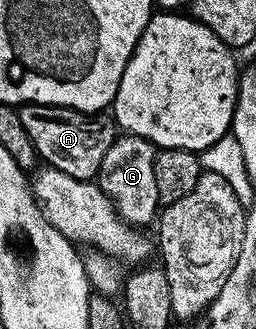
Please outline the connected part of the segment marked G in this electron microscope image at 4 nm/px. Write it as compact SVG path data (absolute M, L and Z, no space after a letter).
M126 133L114 137L111 148L107 148L107 156L103 156L101 171L95 181L111 200L117 215L130 226L145 228L149 221L150 225L158 217L161 206L155 178L158 160L159 154L152 142Z

